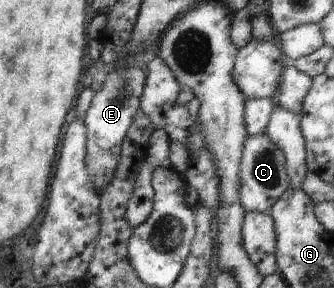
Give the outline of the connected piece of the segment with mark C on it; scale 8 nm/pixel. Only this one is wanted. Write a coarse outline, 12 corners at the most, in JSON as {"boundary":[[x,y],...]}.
{"boundary":[[248,135],[239,163],[244,211],[269,212],[291,186],[284,152]]}

